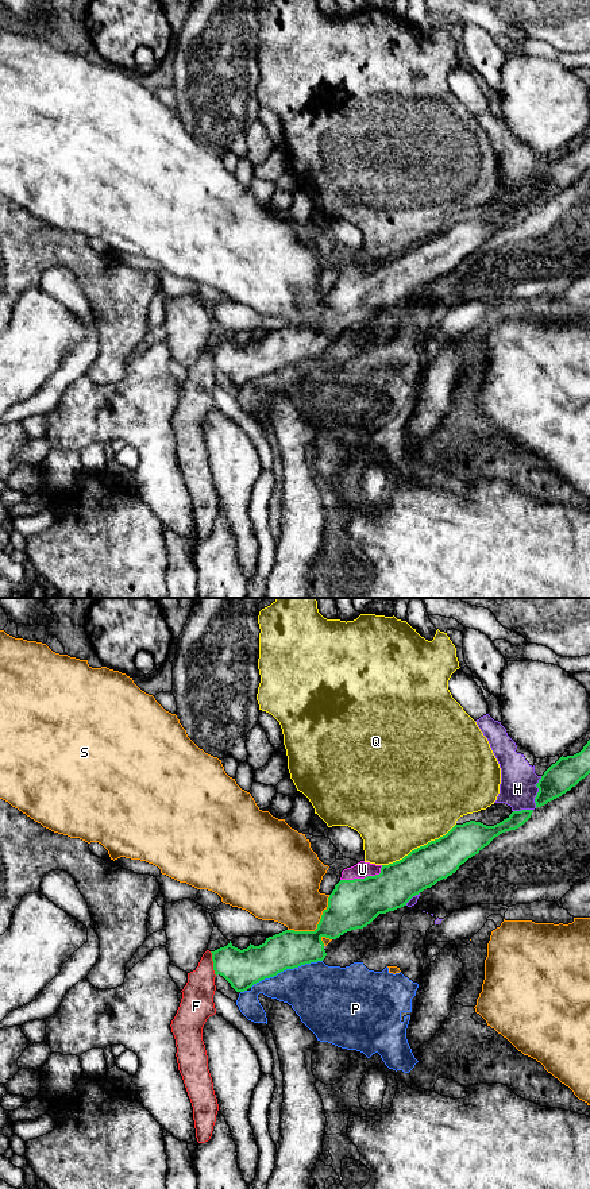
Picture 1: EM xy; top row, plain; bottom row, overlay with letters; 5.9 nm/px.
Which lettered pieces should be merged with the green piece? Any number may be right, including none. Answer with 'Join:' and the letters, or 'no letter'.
Join: U

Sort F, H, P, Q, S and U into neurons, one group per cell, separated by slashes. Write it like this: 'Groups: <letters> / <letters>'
Groups: F / H P / Q / S / U

